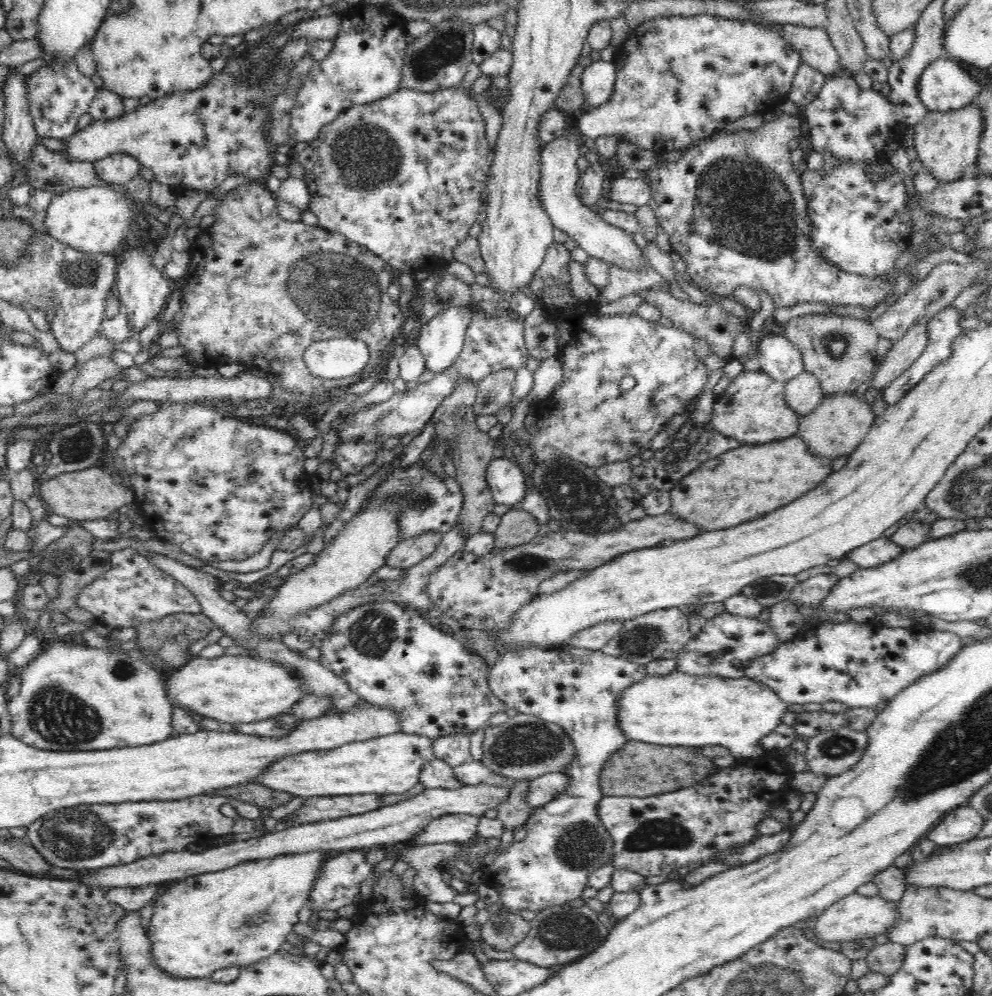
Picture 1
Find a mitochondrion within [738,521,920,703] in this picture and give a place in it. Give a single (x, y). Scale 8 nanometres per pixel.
(766, 589)

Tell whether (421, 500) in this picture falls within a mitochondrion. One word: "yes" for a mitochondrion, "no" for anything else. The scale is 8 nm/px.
yes

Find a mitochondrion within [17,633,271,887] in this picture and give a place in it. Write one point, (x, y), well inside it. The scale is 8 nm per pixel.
(50, 716)

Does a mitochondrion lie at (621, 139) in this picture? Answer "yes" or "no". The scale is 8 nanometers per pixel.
no

